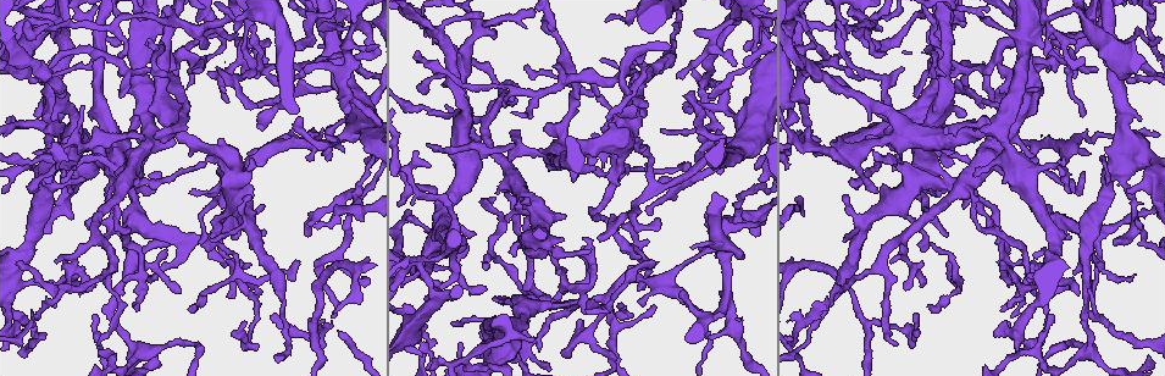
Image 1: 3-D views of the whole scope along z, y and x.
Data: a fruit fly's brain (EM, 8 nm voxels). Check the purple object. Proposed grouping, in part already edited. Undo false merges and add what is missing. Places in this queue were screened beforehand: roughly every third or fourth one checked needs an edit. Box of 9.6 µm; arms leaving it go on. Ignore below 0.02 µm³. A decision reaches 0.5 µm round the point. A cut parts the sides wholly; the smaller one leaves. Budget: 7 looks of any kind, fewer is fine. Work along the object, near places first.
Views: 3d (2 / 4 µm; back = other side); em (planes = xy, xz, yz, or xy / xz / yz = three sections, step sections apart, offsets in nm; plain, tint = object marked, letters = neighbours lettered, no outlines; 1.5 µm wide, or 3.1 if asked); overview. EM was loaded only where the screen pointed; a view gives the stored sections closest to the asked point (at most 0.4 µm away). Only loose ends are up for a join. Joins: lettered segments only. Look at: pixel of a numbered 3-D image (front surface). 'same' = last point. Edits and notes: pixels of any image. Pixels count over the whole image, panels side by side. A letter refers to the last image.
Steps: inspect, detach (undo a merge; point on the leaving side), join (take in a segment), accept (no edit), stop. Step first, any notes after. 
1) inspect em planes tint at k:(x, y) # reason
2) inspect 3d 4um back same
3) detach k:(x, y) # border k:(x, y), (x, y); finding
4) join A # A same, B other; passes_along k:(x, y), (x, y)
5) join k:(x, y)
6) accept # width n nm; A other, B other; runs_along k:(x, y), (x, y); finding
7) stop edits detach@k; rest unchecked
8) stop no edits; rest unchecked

inspect 3d 4um at 1:(727, 115) # thick turns thin

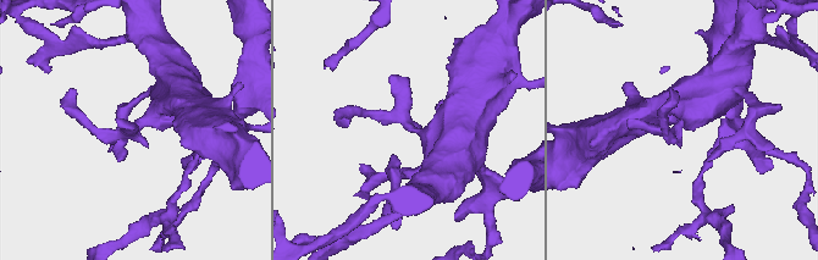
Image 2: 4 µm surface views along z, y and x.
inspect em xz step 4 tint at 2:(680, 126) # now the EM

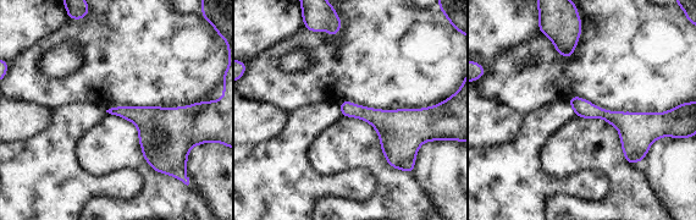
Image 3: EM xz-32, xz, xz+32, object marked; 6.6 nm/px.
inspect em planes letters same # cut it another way

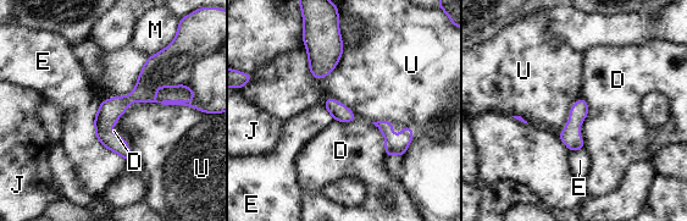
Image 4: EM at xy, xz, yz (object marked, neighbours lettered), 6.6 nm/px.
accept # D other, E other, J other, M other, U other; runs_along 4:(172, 76), (127, 99), (103, 123), (103, 141); all the same neuron

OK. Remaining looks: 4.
inspect 3d 4um at 1:(120, 51) # thin end

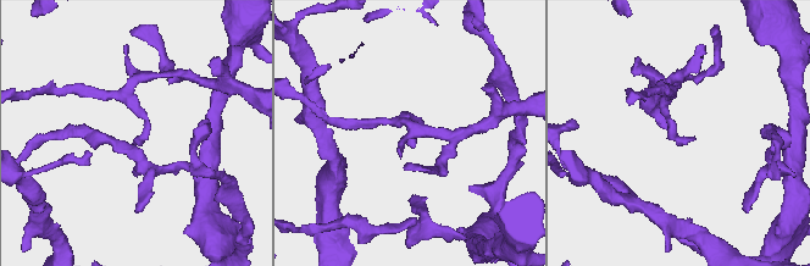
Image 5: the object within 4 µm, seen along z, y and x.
inspect em planes plain at 5:(139, 140) # need the tissue

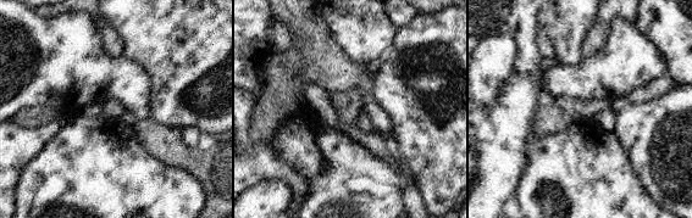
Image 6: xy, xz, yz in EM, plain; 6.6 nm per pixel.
inspect em planes letters same # what lies round it

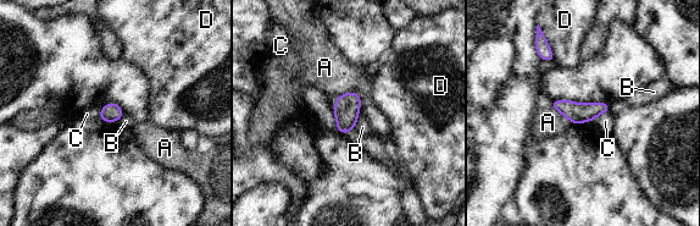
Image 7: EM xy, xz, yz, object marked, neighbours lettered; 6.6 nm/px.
accept # width 130 nm; A other, B other, C other, D other; runs_along 7:(554, 103), (571, 110), (606, 106); no lettered segment goes on from it

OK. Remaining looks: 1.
stop no edits; rest unchecked

